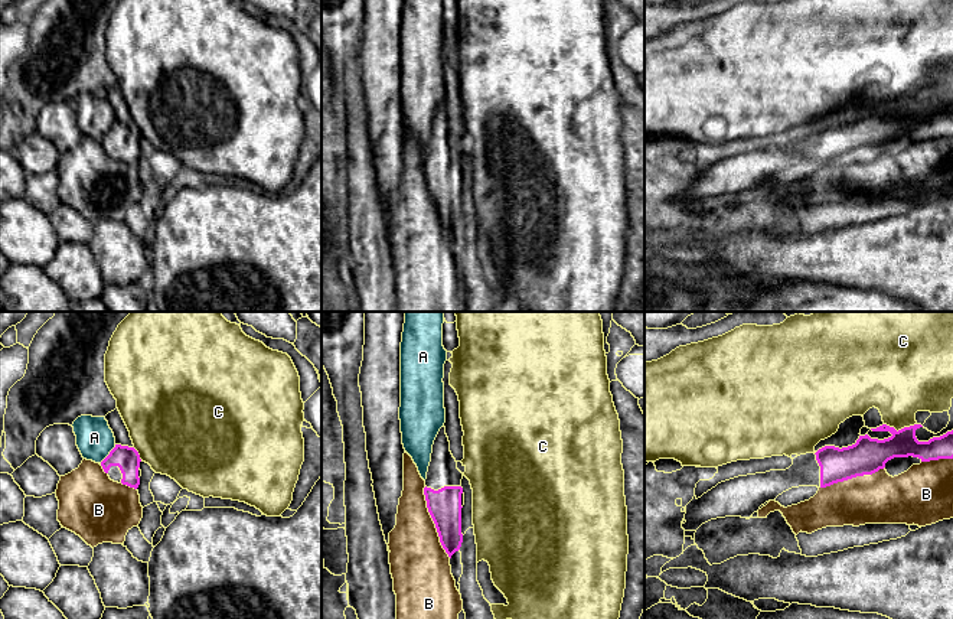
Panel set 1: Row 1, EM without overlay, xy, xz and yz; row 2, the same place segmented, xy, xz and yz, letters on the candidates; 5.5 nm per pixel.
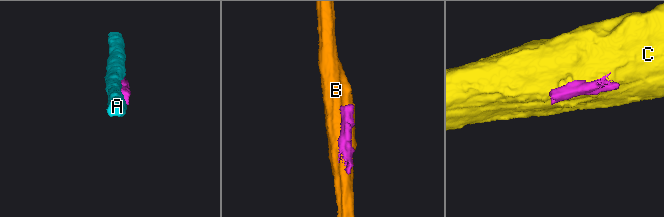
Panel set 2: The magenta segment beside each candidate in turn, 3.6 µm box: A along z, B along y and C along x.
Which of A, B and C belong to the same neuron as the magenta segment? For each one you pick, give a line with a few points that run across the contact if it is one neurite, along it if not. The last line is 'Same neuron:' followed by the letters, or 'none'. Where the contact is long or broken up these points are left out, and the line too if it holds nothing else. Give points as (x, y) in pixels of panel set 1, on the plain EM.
Same neuron: none

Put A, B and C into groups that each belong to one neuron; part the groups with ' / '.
A / B / C

